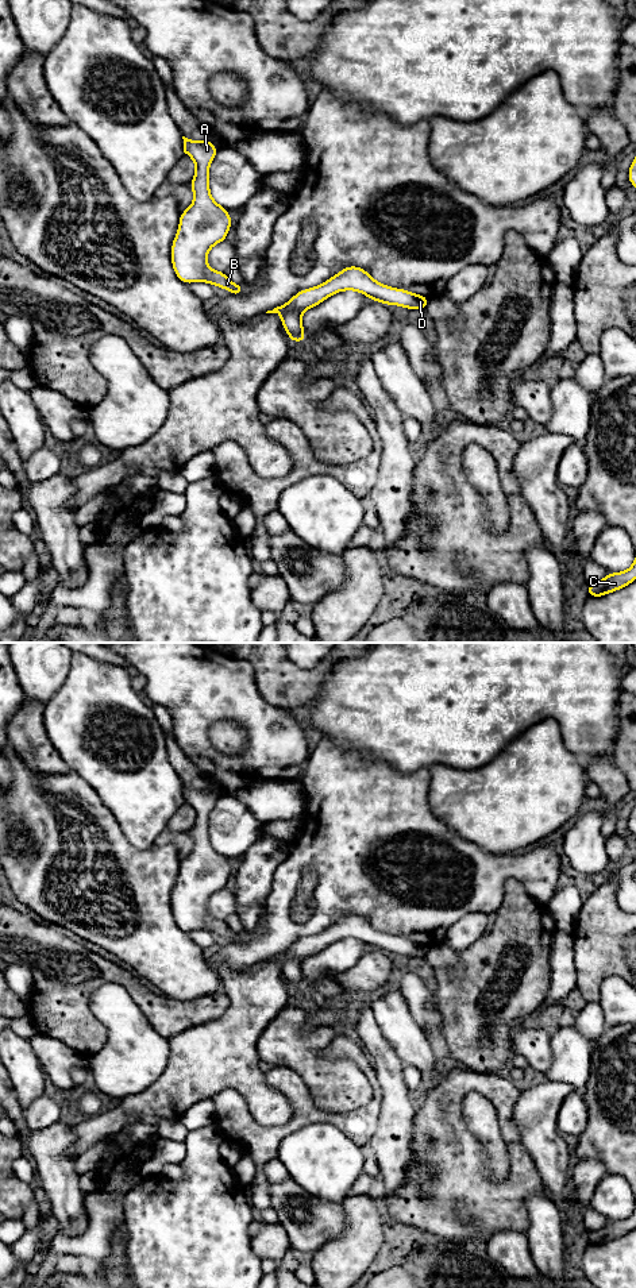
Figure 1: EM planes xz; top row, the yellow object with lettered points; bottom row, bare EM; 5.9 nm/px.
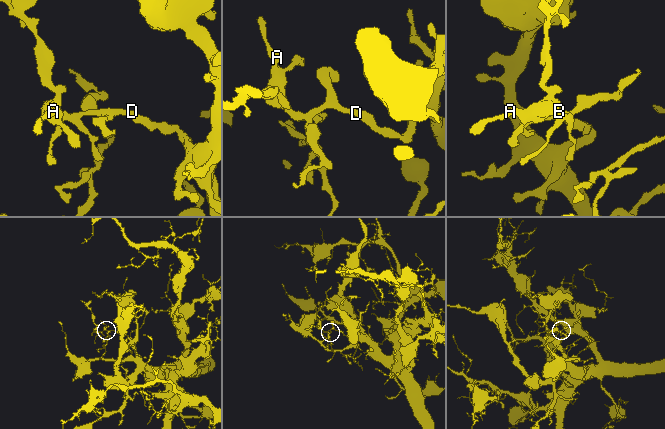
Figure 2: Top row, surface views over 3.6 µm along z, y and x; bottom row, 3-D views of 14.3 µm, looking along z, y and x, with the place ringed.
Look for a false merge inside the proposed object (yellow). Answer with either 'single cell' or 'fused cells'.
single cell

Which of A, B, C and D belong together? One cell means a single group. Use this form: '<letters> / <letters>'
A B C D

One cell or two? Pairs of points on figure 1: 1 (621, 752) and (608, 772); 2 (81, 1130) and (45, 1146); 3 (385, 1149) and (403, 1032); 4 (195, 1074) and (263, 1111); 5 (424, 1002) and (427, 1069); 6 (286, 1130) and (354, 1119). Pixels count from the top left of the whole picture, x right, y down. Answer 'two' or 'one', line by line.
1: two
2: two
3: two
4: one
5: two
6: one

